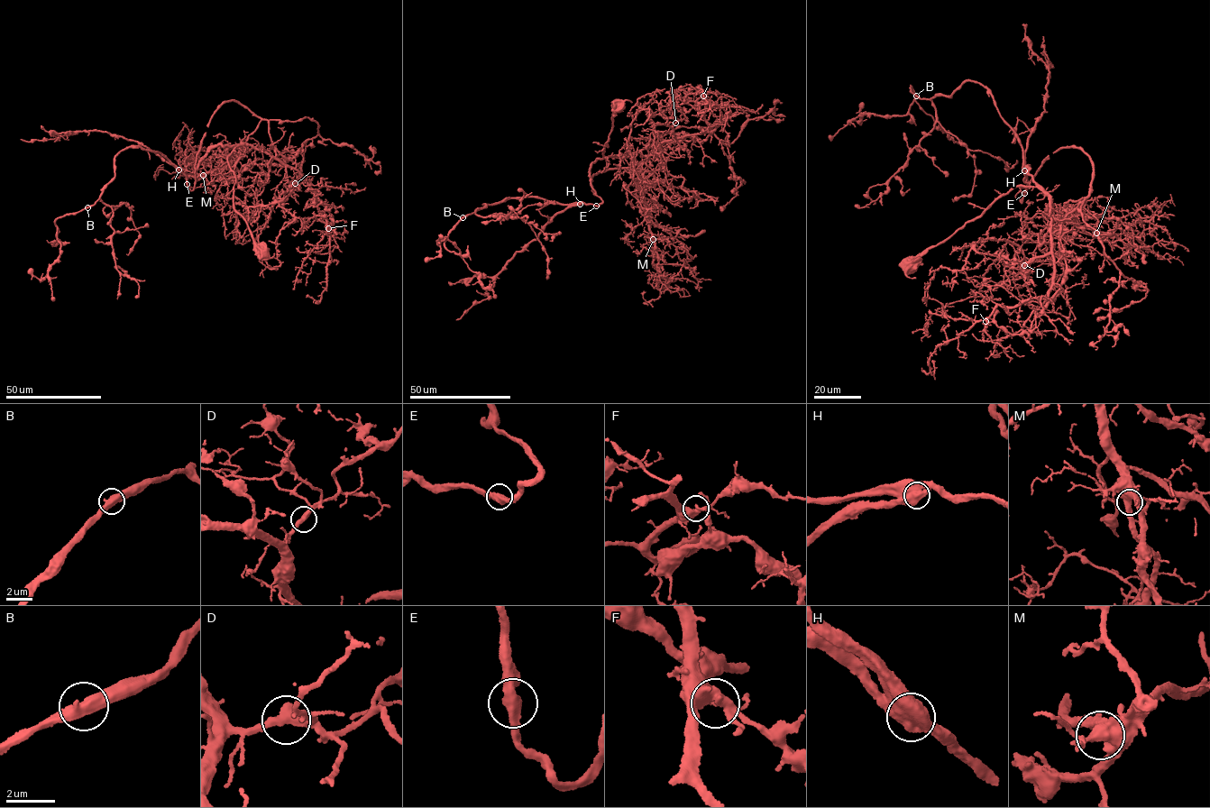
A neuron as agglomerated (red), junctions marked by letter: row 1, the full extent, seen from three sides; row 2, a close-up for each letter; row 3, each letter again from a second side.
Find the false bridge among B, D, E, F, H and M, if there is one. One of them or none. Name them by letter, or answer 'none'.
H

